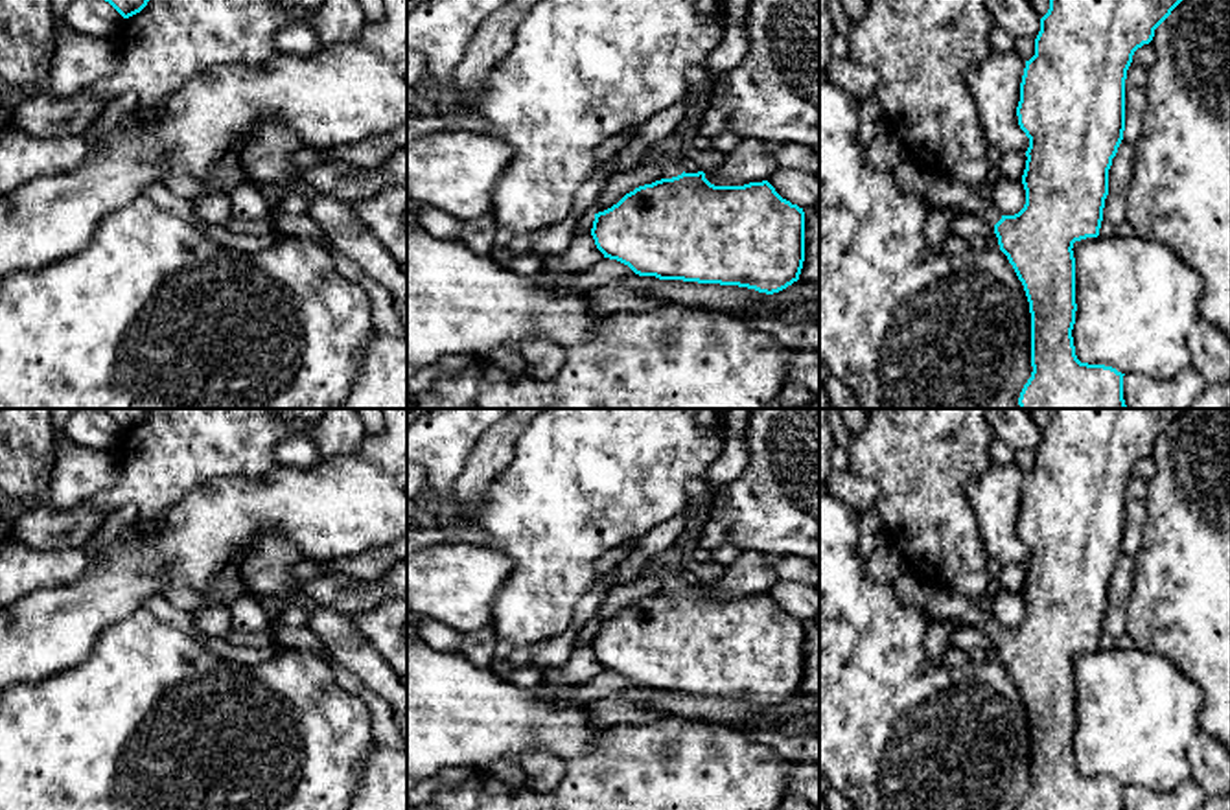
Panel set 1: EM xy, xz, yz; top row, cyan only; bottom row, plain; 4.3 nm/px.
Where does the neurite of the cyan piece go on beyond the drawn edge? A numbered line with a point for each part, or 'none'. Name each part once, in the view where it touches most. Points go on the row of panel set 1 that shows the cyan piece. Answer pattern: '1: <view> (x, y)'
1: xz (671, 168)

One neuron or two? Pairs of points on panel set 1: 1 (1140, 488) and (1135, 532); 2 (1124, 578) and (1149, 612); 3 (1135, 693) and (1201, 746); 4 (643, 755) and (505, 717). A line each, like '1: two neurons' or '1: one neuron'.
1: one neuron
2: two neurons
3: two neurons
4: two neurons

